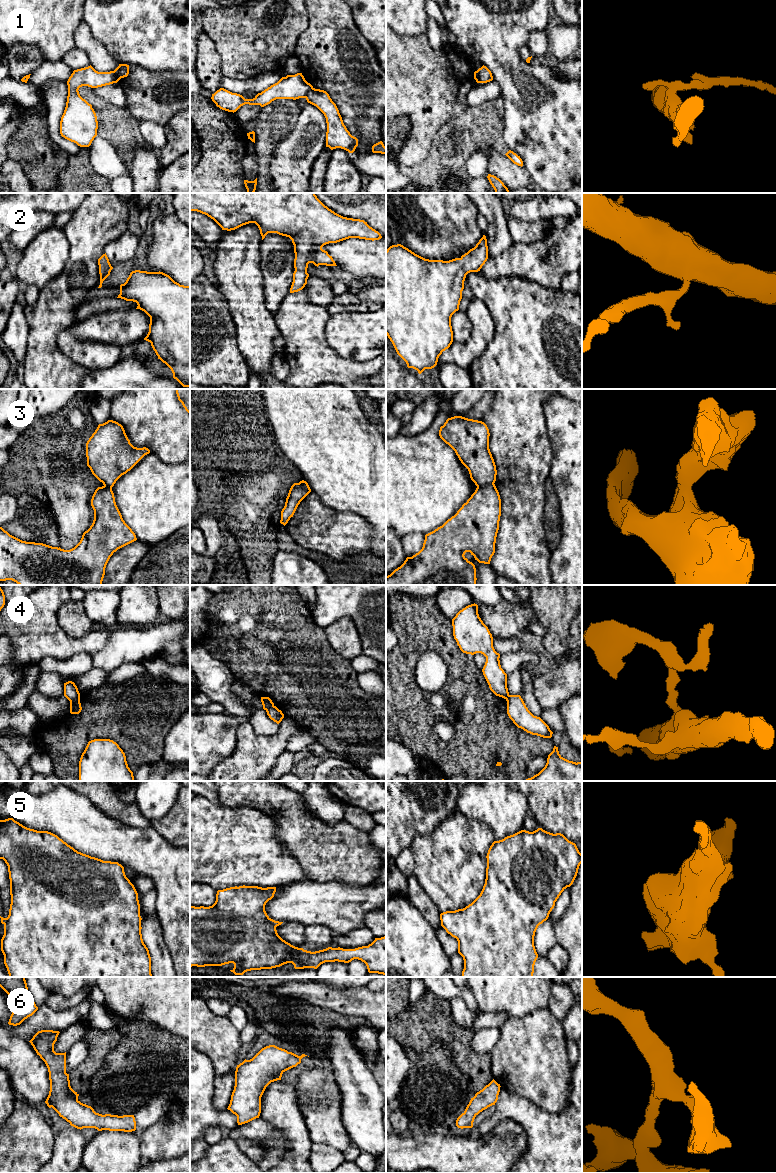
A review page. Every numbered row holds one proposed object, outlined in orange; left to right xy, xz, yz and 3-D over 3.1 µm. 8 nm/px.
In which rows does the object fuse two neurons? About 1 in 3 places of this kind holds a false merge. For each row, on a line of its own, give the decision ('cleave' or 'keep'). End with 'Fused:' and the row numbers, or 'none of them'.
1: cleave
2: keep
3: cleave
4: cleave
5: keep
6: keep
Fused: 1, 3, 4

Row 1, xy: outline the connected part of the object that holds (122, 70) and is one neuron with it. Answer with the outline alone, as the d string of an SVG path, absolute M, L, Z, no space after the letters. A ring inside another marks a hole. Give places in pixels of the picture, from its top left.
M119 64L119 66L113 71L114 72L114 82L117 83L121 78L127 77L129 74L129 65Z

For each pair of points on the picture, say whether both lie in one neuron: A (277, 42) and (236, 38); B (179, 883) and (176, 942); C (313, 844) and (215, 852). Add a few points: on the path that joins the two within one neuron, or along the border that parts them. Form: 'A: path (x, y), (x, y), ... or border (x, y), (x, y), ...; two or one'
A: path (267, 34), (246, 34); one
B: path (179, 898), (179, 927); one
C: border (274, 824), (276, 839), (299, 863); two

